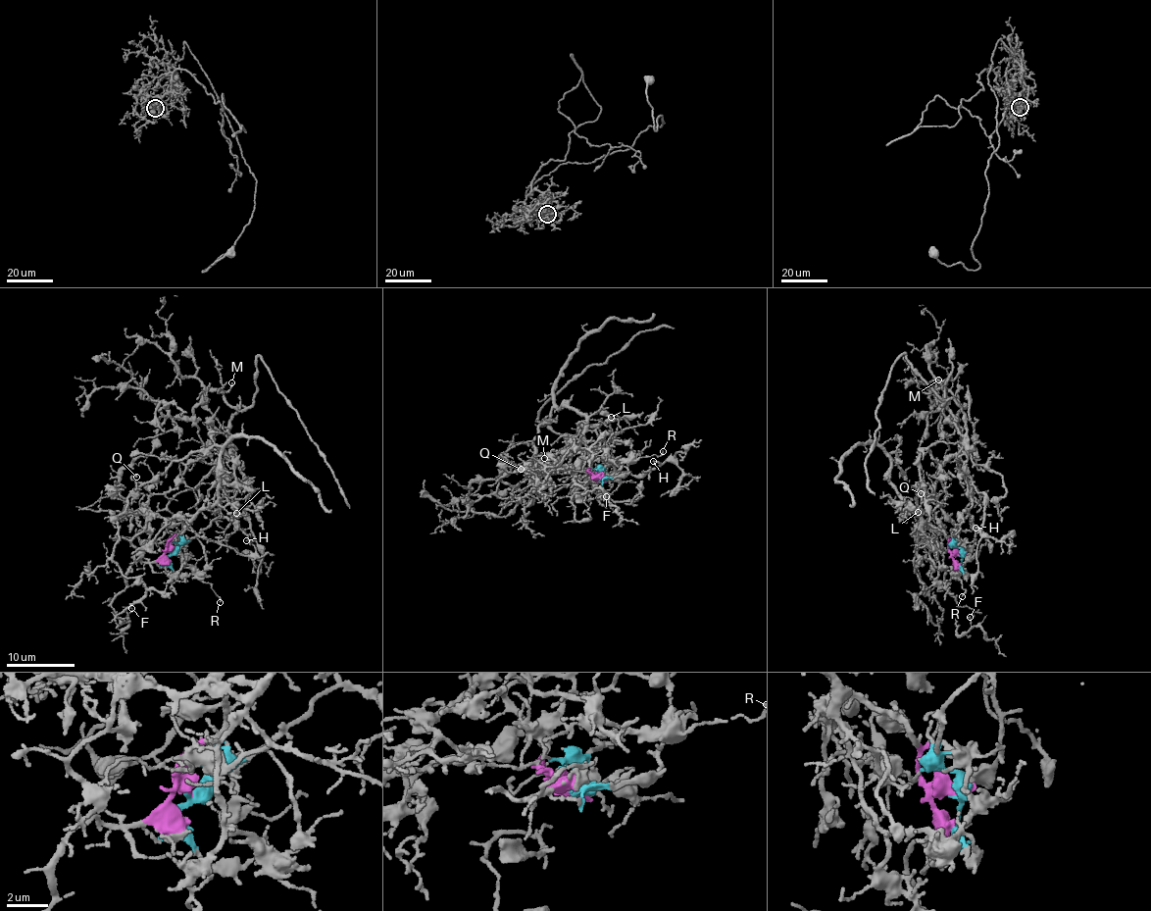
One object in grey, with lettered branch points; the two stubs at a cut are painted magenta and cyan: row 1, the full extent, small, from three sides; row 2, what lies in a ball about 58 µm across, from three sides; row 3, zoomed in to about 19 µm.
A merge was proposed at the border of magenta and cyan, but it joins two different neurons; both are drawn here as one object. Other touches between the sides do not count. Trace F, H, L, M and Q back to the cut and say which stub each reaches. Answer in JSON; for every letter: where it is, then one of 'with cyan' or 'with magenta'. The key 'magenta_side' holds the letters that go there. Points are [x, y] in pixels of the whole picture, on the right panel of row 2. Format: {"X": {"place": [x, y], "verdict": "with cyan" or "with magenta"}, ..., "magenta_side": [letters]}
{"F": {"place": [970, 617], "verdict": "with magenta"}, "H": {"place": [975, 528], "verdict": "with cyan"}, "L": {"place": [918, 512], "verdict": "with magenta"}, "M": {"place": [938, 379], "verdict": "with cyan"}, "Q": {"place": [921, 493], "verdict": "with magenta"}, "magenta_side": ["F", "L", "Q"]}

